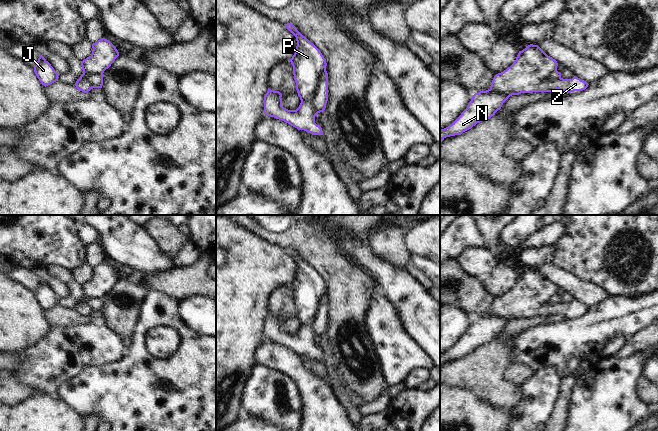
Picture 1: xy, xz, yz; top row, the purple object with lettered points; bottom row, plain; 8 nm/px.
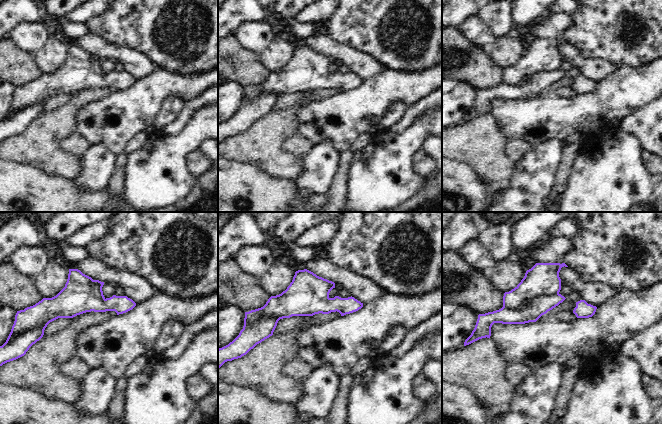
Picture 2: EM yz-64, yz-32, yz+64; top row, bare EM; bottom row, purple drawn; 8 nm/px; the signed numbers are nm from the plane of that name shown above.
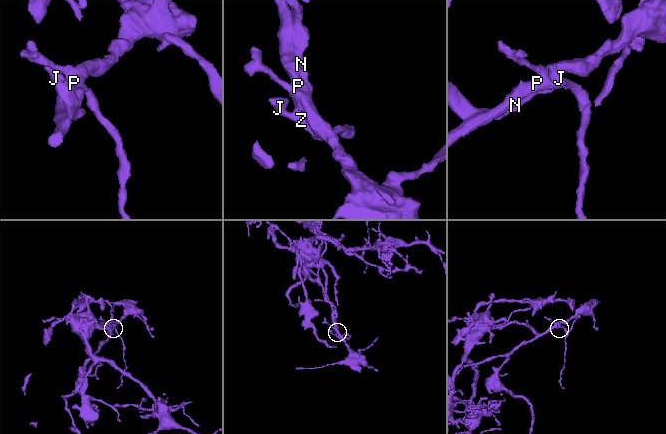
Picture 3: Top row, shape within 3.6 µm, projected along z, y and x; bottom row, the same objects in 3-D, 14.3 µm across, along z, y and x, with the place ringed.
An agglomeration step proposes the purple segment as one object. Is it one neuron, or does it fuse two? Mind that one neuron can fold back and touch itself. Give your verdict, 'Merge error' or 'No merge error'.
Merge error

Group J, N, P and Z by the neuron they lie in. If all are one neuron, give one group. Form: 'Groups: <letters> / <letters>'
Groups: J P Z / N

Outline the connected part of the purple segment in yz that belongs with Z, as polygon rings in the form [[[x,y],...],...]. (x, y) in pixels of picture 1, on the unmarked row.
[[[530,268],[522,275],[519,275],[516,284],[510,291],[494,300],[490,313],[512,320],[521,317],[552,316],[556,313],[568,318],[585,314],[588,311],[587,306],[576,300],[572,303],[559,302],[555,307],[549,307],[548,302],[557,295],[557,290],[557,285],[548,280],[538,269]]]

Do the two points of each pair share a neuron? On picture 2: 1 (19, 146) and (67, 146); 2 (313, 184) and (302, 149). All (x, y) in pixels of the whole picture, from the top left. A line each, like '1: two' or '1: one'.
1: two
2: two

